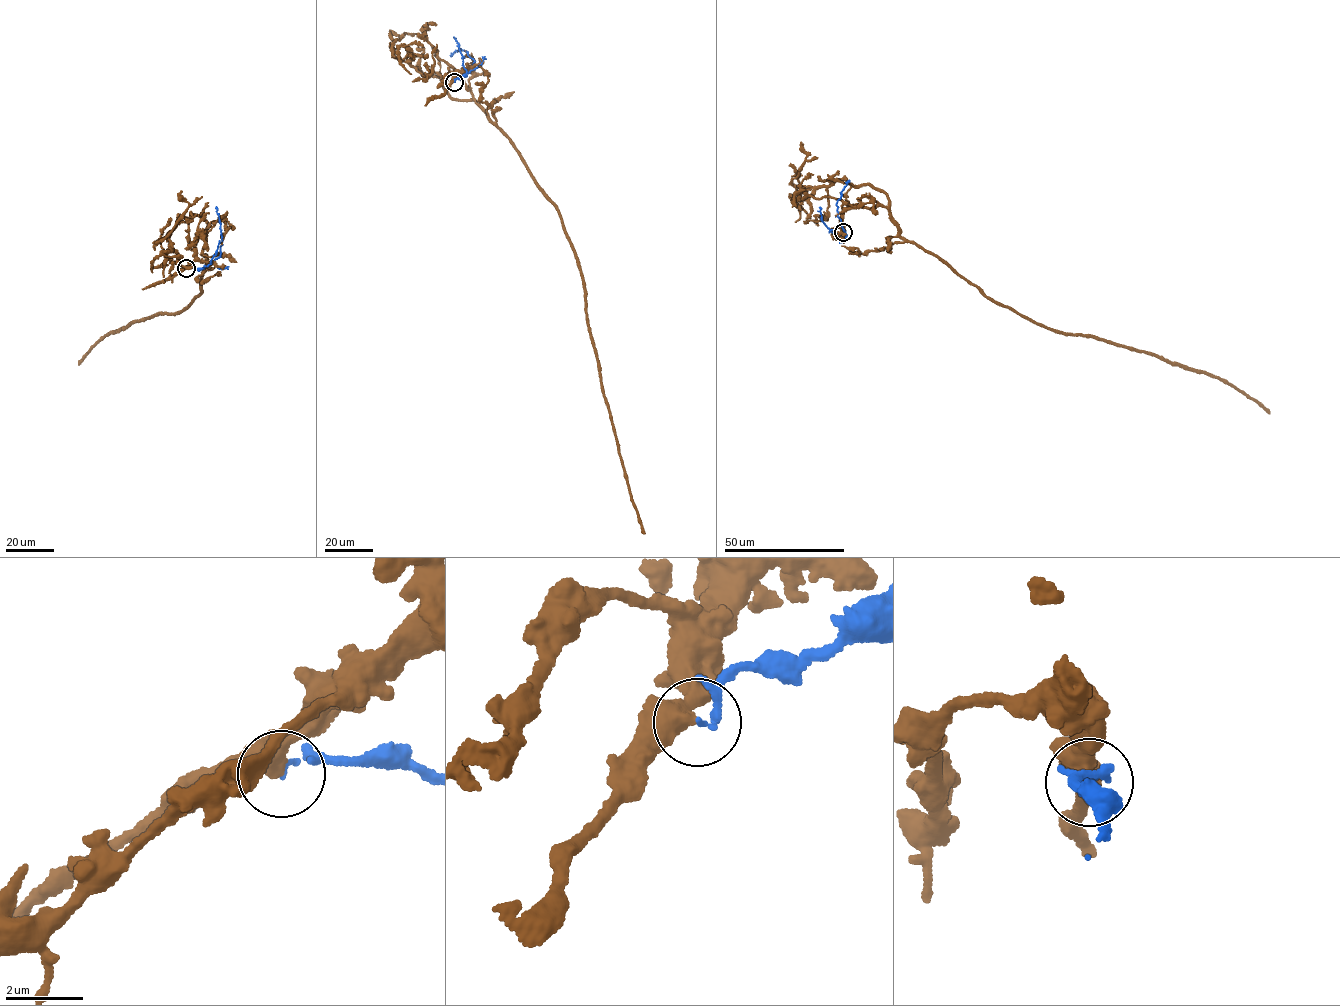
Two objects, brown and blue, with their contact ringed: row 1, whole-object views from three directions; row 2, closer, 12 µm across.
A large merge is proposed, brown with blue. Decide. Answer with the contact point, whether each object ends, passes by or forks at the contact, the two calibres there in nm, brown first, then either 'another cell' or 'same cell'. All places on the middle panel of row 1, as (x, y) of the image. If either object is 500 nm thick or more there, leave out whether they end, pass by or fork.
place (454, 82); brown passes by; blue ends; calibres 400 and 80 nm; another cell

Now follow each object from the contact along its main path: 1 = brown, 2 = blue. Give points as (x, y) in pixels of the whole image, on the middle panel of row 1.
1: (454, 82), (451, 67), (559, 213), (581, 275), (601, 389), (644, 533)
2: (454, 82), (473, 69), (474, 61), (460, 48), (451, 56)

